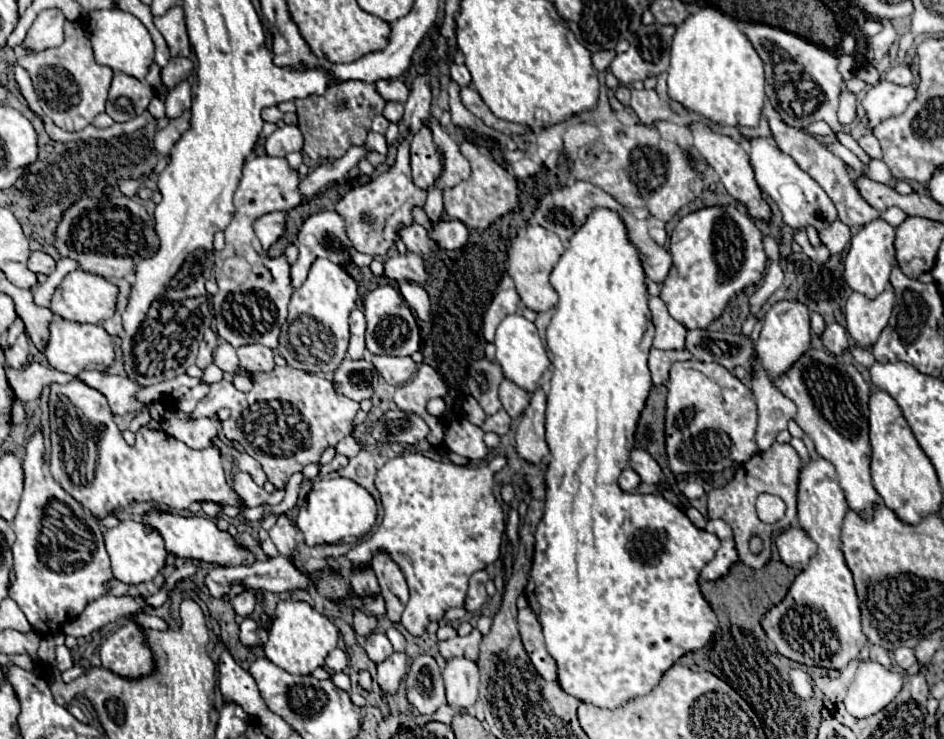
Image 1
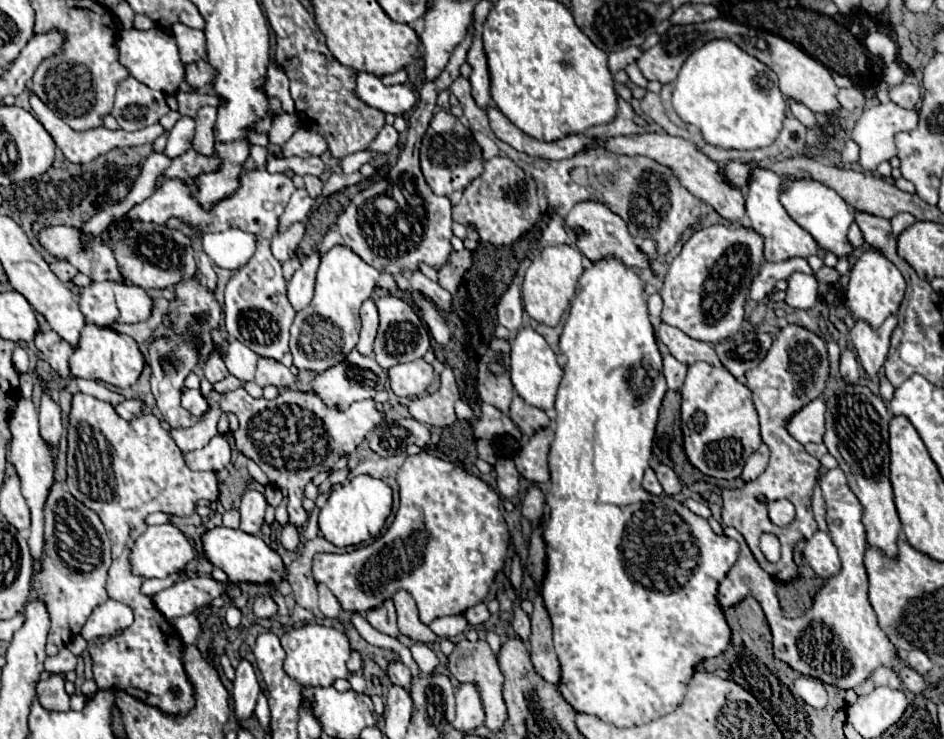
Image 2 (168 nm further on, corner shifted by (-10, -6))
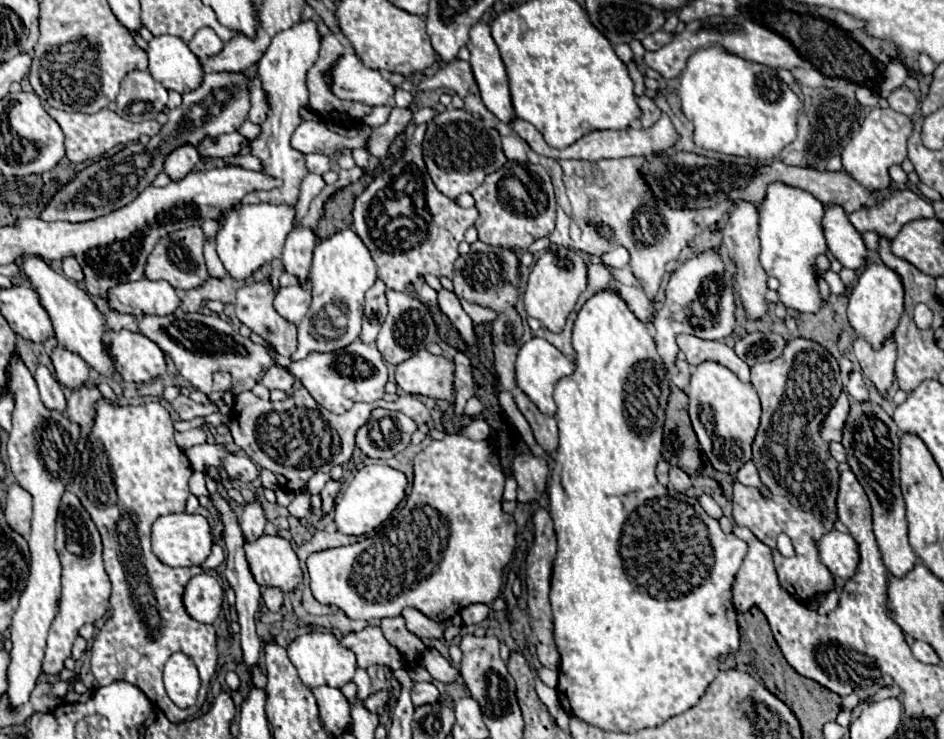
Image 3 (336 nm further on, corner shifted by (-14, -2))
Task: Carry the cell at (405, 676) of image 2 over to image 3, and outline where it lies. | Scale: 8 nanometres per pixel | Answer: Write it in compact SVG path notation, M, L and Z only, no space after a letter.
M414 681L412 689L410 689L410 695L412 695L412 703L416 707L420 707L428 701L438 701L438 697L440 697L434 683L426 683L426 681Z

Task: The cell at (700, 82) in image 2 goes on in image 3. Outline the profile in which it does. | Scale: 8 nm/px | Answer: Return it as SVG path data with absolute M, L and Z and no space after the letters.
M722 47L700 49L688 59L680 75L678 95L686 119L694 125L698 147L726 155L772 159L796 139L800 99L792 89L772 67L752 63Z

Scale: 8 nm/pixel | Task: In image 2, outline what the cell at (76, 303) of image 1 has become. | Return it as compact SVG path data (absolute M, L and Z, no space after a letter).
M112 281L92 283L90 287L80 289L78 305L80 305L80 311L86 315L88 323L94 323L100 327L110 327L112 323L140 323L140 321L146 321L154 309L152 297L142 287L120 285Z

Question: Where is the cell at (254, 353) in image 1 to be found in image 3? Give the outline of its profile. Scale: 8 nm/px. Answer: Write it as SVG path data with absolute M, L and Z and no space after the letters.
M272 365L266 373L264 373L264 387L266 389L282 389L286 393L292 393L292 385L294 385L294 375L288 369L282 369L280 365Z

